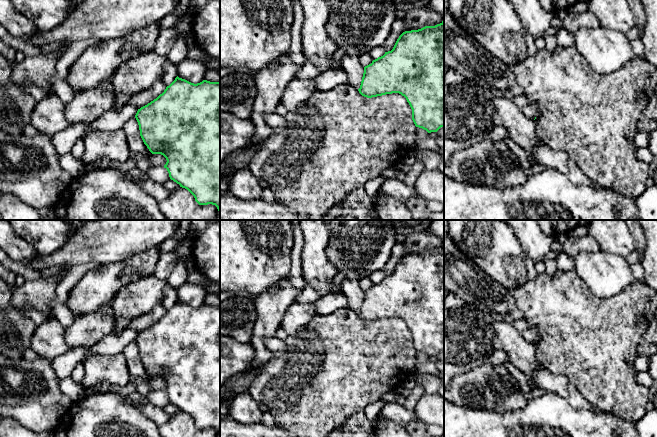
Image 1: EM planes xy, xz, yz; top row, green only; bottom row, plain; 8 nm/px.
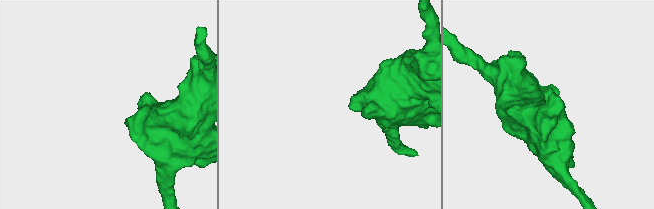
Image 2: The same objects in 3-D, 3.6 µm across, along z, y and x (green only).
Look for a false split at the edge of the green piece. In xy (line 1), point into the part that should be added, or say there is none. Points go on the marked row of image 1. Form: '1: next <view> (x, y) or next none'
1: next none

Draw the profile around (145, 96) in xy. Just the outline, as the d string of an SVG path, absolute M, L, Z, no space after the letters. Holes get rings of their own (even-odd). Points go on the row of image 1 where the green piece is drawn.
M161 78L156 81L151 87L140 91L132 98L130 98L127 102L127 105L132 105L137 109L140 109L141 107L156 99L160 94L162 94L166 87L167 86L163 82L163 78Z

